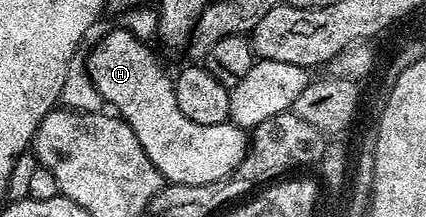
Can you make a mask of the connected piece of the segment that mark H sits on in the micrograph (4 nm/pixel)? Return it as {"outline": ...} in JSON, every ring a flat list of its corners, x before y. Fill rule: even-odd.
{"outline":[[112,28,98,45,87,51,88,75,90,80,94,80,94,88,98,88,101,99,107,105,109,102,113,106,111,109,132,129,134,136,138,136,138,144,142,144,146,156,150,156,154,168,158,168,161,179,178,186,199,188,216,186,231,174,233,177,239,171,240,161,248,154,250,138,245,127,236,126,230,120,203,126,182,116,182,108,178,108,176,103,173,79,164,75,164,70,150,47,152,46,147,41,136,39,130,31]]}

